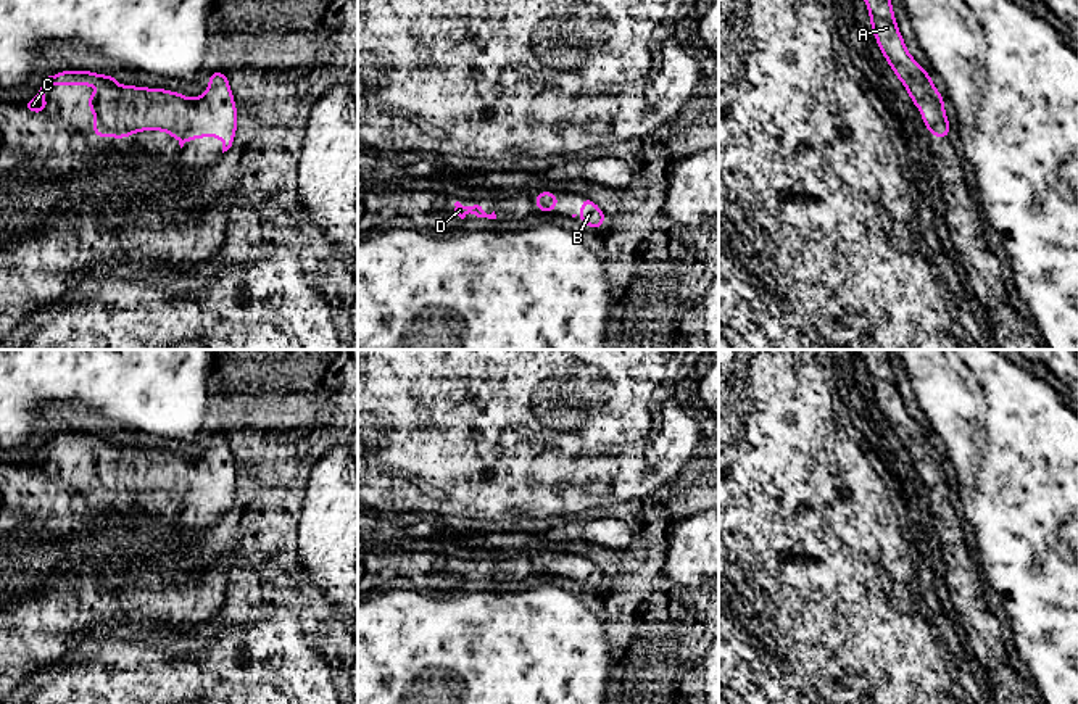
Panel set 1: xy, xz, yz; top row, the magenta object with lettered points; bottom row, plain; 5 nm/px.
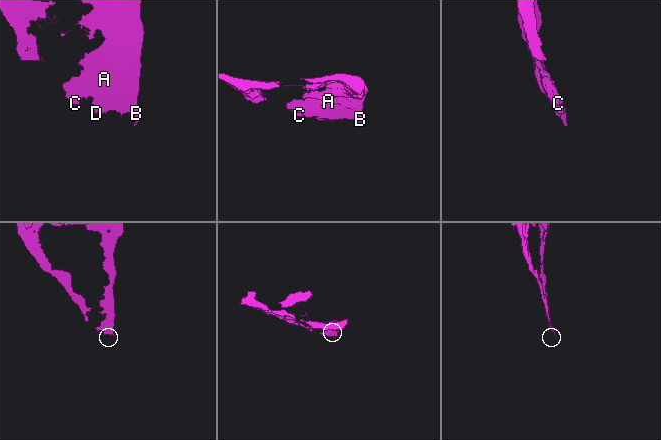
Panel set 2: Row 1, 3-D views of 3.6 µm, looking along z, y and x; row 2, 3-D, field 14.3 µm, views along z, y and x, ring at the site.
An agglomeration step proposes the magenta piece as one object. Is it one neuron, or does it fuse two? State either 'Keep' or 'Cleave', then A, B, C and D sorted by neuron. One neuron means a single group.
Keep. Groups: A B C D

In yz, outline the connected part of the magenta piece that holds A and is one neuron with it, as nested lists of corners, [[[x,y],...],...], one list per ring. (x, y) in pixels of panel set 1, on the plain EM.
[[[859,350],[870,374],[872,391],[891,430],[907,449],[912,464],[920,469],[920,477],[930,498],[947,499],[951,487],[944,472],[944,458],[931,445],[931,437],[910,417],[896,387],[888,350]]]

